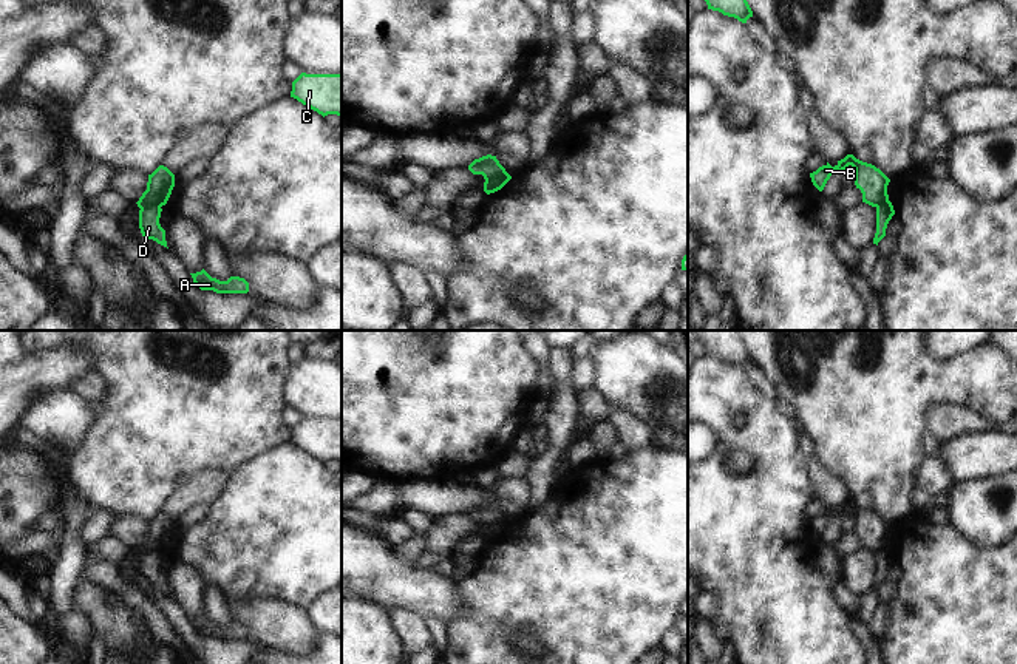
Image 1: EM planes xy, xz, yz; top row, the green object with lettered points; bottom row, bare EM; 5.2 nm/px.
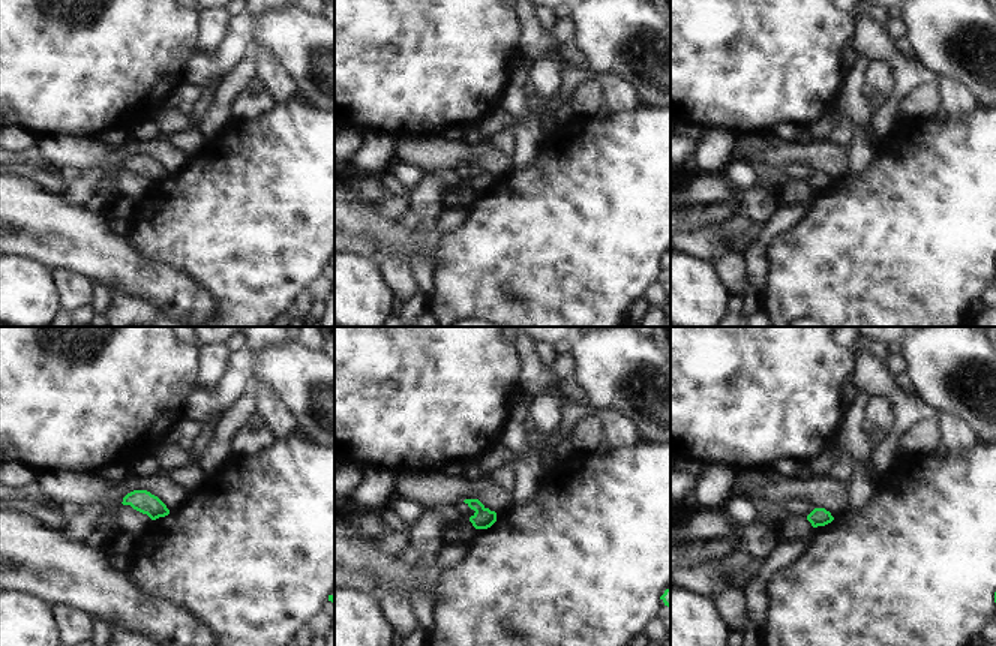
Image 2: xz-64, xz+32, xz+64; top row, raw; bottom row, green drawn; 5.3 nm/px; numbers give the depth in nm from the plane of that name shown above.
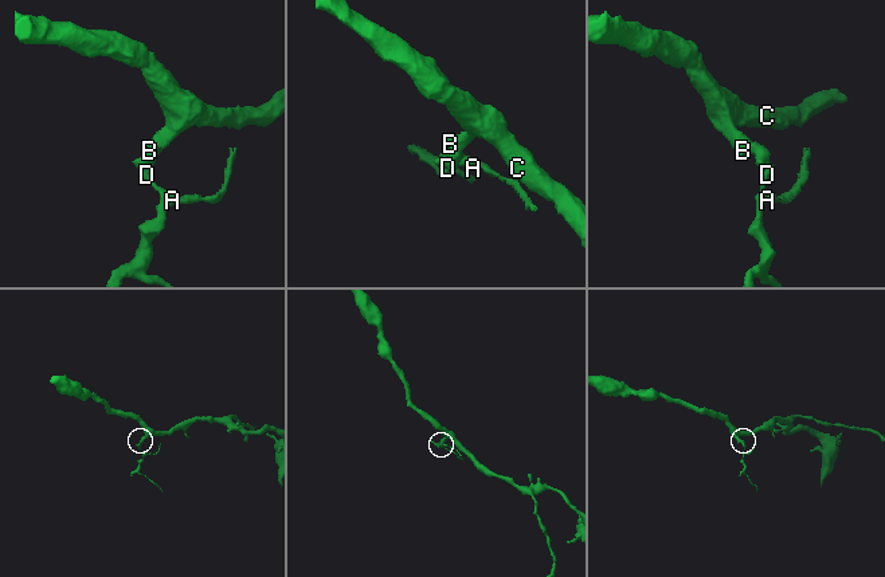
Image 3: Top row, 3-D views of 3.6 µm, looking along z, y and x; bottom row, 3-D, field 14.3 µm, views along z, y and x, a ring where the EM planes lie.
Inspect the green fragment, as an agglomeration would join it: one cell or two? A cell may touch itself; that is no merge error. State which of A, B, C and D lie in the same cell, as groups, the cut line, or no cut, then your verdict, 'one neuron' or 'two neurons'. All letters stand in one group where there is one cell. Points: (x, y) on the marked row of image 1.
A D / B C | xz (486, 178), (501, 178), (506, 182) | two neurons

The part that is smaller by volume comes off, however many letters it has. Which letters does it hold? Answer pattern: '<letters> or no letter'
A, D

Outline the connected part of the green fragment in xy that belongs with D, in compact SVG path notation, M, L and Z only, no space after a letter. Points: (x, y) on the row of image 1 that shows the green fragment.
M147 205L139 210L139 229L142 236L167 247L165 230L159 224L162 208L159 205Z

